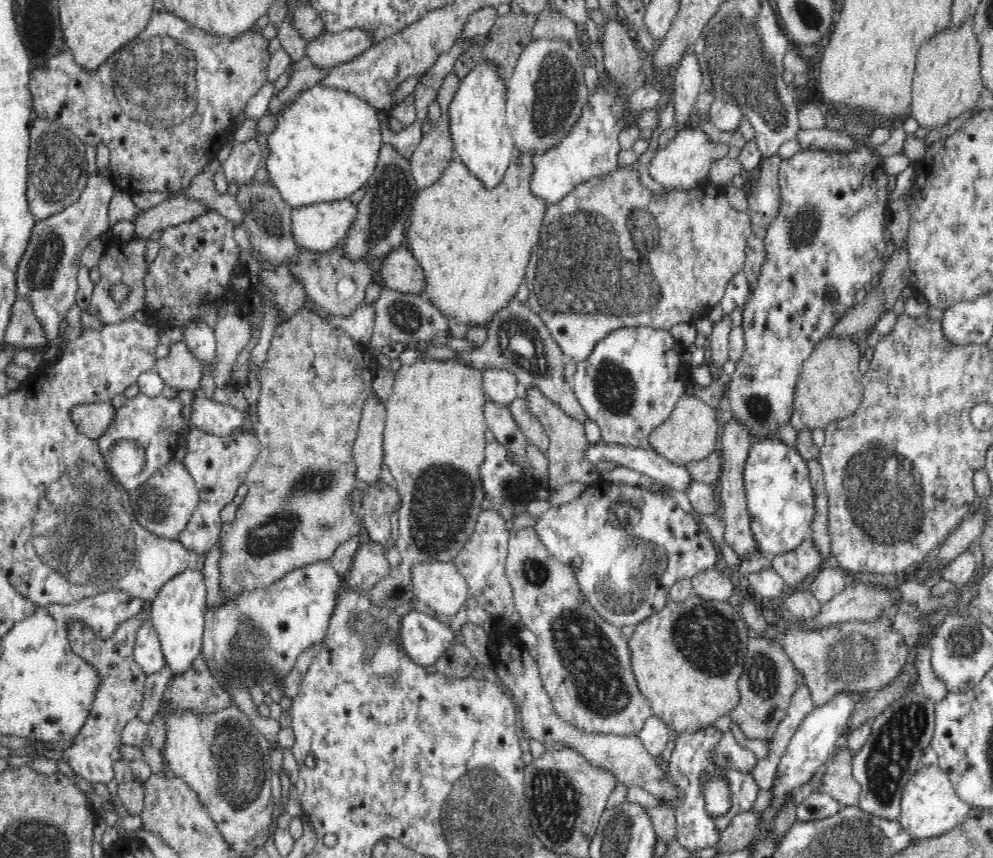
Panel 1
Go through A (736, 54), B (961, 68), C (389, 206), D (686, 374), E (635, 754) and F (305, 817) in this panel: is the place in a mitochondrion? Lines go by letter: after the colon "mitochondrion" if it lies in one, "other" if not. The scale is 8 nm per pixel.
A: mitochondrion
B: other
C: mitochondrion
D: other
E: other
F: other

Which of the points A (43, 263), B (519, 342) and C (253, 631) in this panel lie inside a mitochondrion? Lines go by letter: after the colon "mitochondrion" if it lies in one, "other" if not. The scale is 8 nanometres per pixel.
A: mitochondrion
B: mitochondrion
C: mitochondrion

